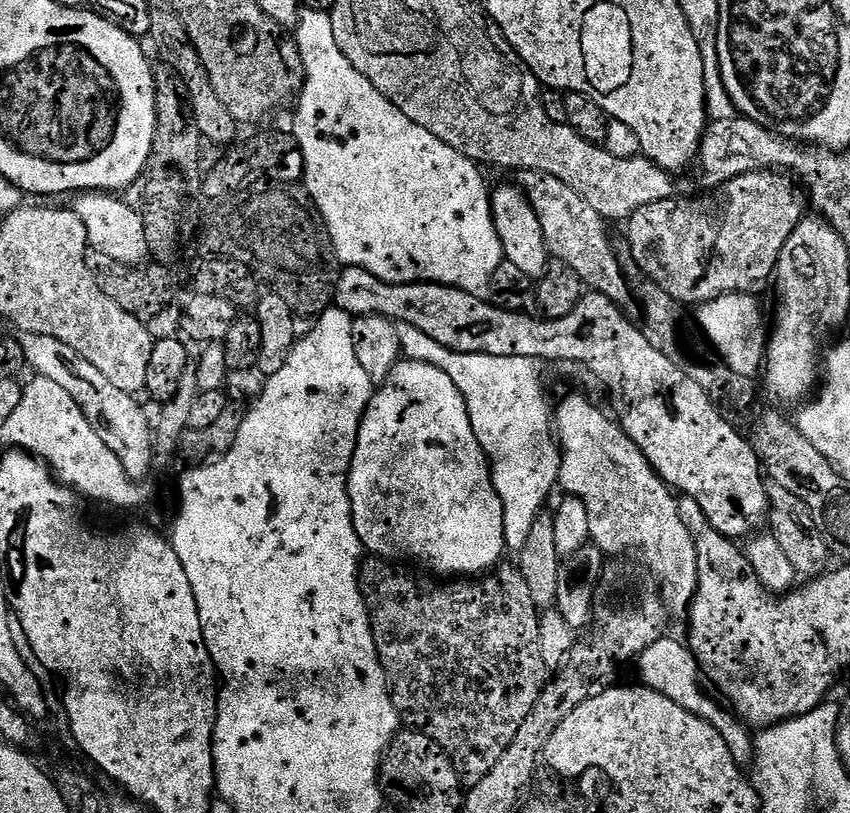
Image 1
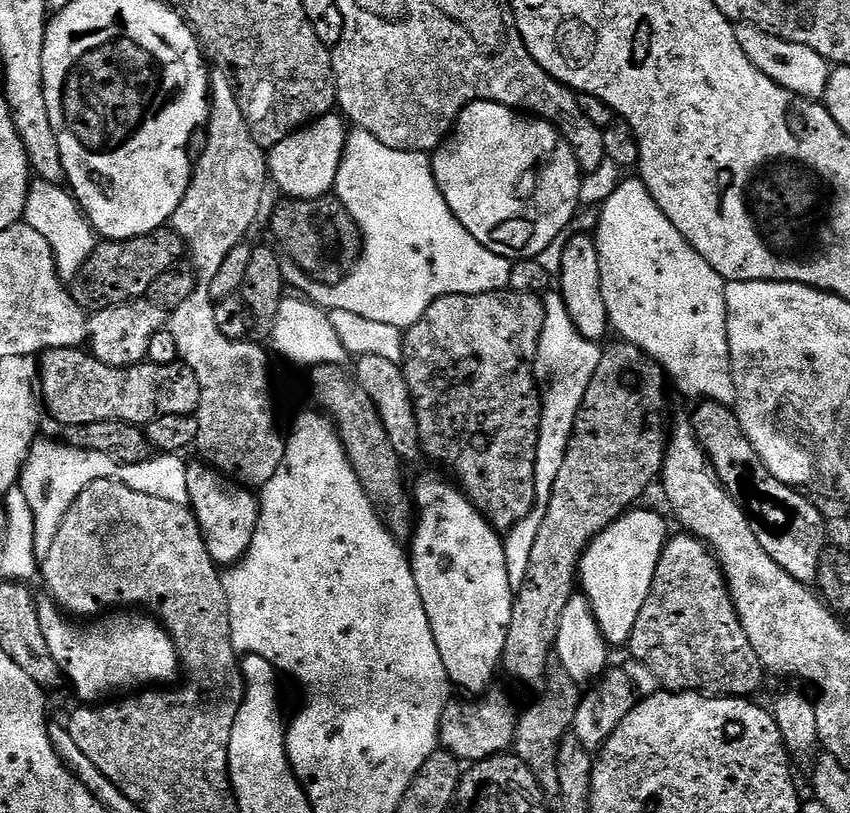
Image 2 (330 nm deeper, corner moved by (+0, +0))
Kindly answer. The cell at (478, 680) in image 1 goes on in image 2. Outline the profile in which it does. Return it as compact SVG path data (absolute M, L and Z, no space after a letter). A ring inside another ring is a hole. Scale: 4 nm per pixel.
M489 691L479 698L468 698L465 704L449 703L440 719L440 743L443 751L454 754L461 762L475 762L488 760L491 756L499 756L507 753L516 743L516 721L518 719L517 709L512 709L508 696L504 692Z

